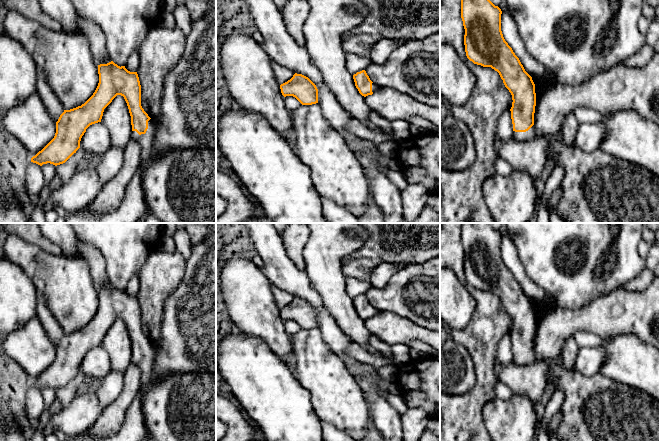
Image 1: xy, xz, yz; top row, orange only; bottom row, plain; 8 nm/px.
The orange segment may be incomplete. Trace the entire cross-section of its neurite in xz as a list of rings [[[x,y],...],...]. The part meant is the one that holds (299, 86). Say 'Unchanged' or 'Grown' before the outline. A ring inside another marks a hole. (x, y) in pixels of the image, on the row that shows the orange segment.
Unchanged. [[[295,73],[287,82],[280,85],[284,97],[293,96],[302,105],[318,103],[318,89],[316,85],[306,76]]]

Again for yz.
Grown. [[[461,0],[467,58],[474,64],[497,71],[512,95],[513,139],[529,142],[536,138],[535,84],[501,31],[502,11],[490,0]]]

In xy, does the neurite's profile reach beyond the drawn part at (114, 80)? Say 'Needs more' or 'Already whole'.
Needs more

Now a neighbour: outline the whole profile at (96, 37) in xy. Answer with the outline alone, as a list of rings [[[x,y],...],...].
[[[79,15],[77,23],[89,40],[93,59],[97,62],[105,56],[109,56],[106,47],[106,37],[103,31],[94,22]]]

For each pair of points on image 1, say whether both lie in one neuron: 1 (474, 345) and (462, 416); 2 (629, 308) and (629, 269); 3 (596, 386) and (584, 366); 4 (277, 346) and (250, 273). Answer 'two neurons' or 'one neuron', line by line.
1: one neuron
2: two neurons
3: two neurons
4: one neuron

